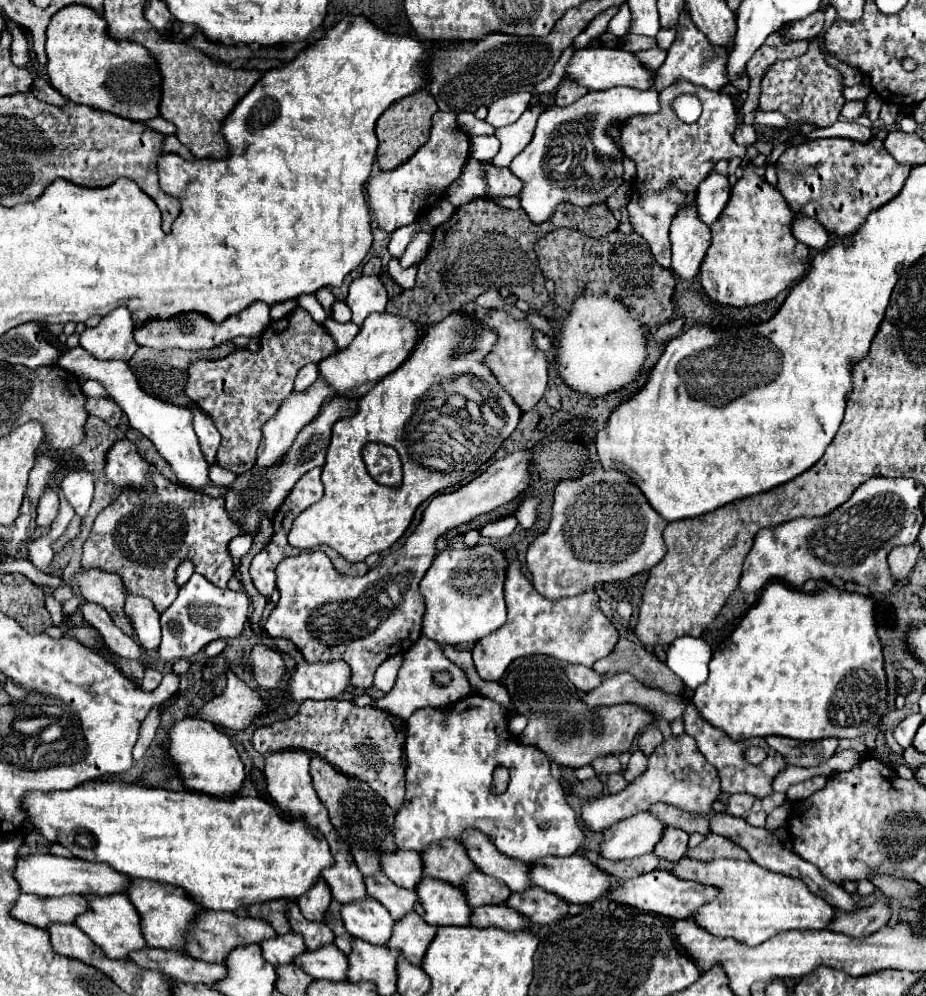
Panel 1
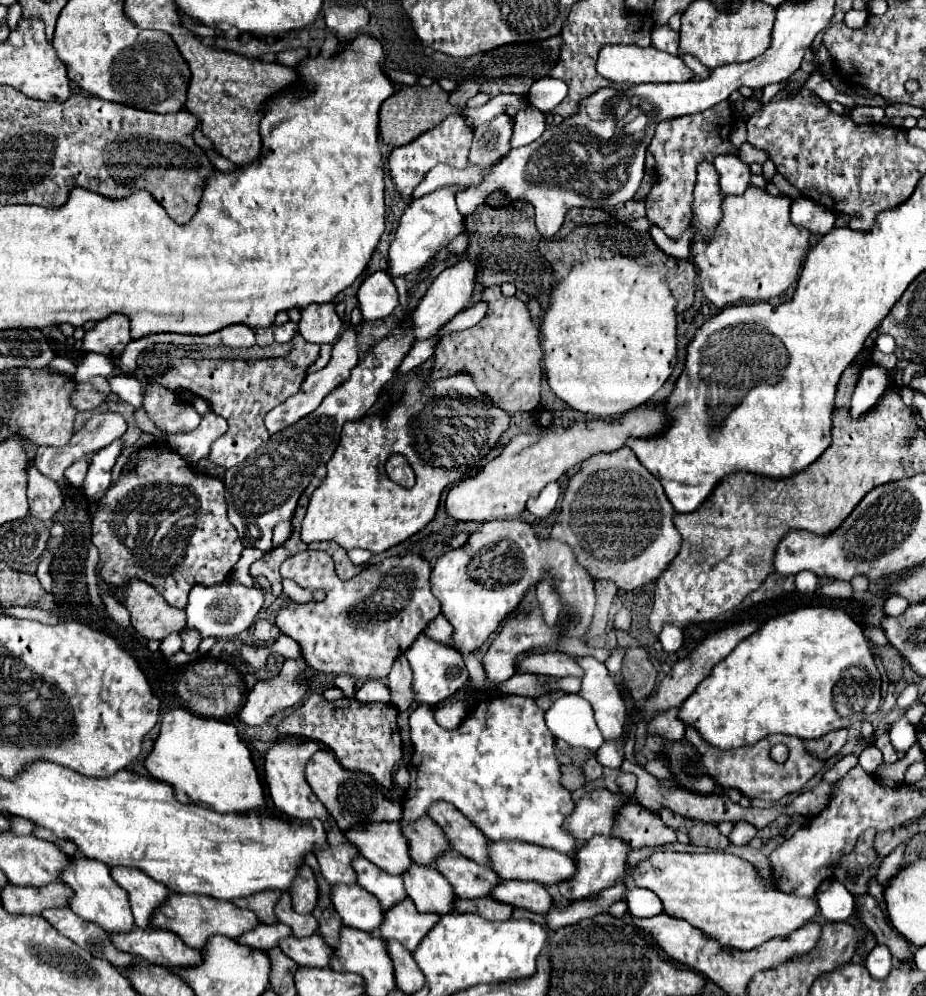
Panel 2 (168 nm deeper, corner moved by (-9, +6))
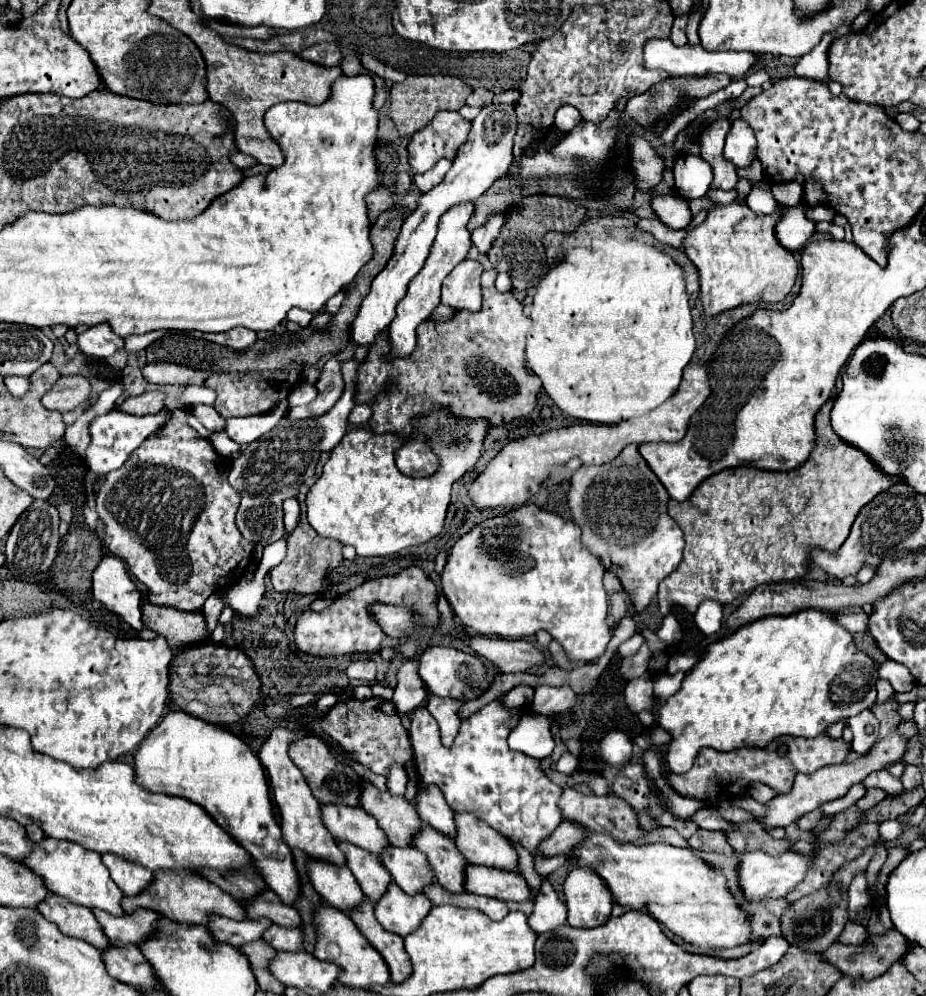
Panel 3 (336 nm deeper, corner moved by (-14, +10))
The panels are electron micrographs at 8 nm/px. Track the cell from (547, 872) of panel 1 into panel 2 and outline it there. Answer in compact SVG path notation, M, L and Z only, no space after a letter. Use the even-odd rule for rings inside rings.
M489 841L489 861L491 869L501 879L525 879L525 881L537 881L541 885L553 885L569 879L575 873L575 861L573 857L565 853L557 853L553 849L529 845L529 843L515 843L515 841Z

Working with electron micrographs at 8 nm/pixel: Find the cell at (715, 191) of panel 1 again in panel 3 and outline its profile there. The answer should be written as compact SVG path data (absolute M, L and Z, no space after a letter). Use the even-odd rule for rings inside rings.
M736 119L732 121L732 129L726 137L724 159L734 163L738 169L744 169L756 157L756 137L754 131L746 125L746 121Z

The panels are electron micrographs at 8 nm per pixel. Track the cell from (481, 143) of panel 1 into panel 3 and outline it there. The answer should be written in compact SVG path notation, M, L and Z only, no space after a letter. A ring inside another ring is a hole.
M488 105L482 109L482 113L472 121L472 131L468 135L468 141L458 149L456 159L452 161L452 169L446 173L444 181L436 185L432 191L420 197L418 207L404 219L404 225L398 233L398 239L394 243L394 255L388 261L388 265L382 269L382 273L372 281L372 289L366 295L366 299L360 305L360 311L356 319L350 325L350 335L348 335L348 345L346 349L338 351L332 359L326 361L322 369L322 377L316 383L318 395L310 403L312 415L322 415L326 409L330 409L332 401L336 401L342 395L344 381L342 381L342 363L354 359L354 353L358 347L370 347L376 337L388 329L392 319L396 317L396 305L398 301L406 295L410 279L422 269L430 245L436 237L438 221L440 217L454 205L462 201L474 201L474 195L482 195L498 177L506 175L508 167L514 161L512 147L514 147L514 135L518 129L518 119L516 119L516 109L514 105Z

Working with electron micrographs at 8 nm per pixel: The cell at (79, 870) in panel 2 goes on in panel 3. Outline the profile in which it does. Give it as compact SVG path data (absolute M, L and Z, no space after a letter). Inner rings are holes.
M42 839L36 843L34 853L30 853L30 861L26 863L34 873L40 877L46 877L46 885L50 885L50 891L68 899L70 903L88 907L88 909L102 909L112 915L124 915L122 889L110 879L110 873L106 865L102 863L102 855L84 849L82 845L74 845L72 841L58 841L58 839Z

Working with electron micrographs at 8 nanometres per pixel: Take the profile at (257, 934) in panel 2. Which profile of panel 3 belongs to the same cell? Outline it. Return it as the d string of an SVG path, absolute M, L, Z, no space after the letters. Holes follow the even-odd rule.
M212 917L208 929L214 933L216 941L228 941L230 945L242 947L250 941L256 941L262 937L266 929L272 927L270 919L246 919L246 921L234 921L226 917Z

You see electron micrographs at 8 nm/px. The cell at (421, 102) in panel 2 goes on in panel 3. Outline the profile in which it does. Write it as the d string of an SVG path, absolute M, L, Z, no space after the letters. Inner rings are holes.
M410 75L406 81L392 85L390 119L394 121L398 135L412 135L426 127L438 111L458 111L466 103L470 91L468 85L452 75Z

